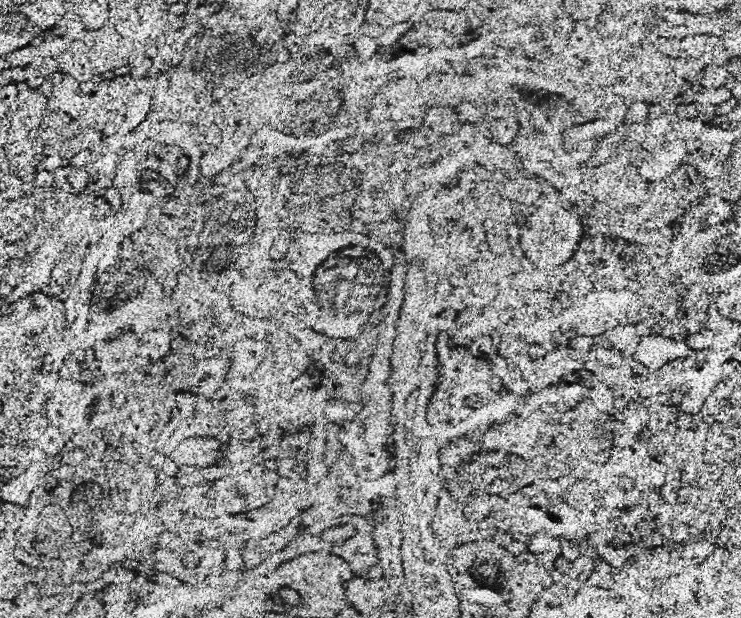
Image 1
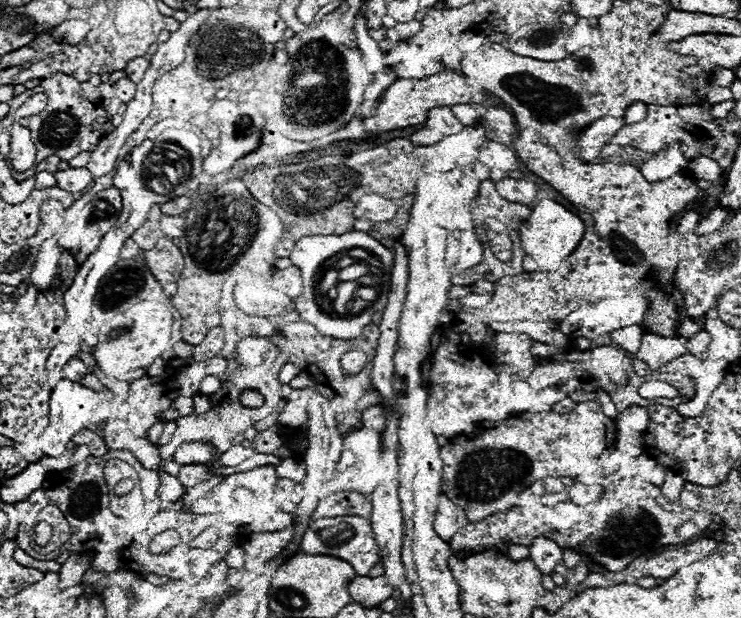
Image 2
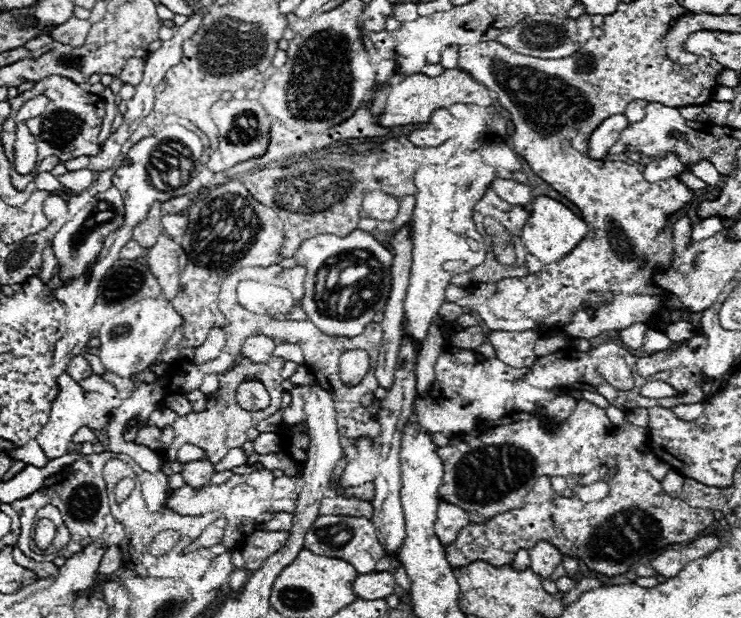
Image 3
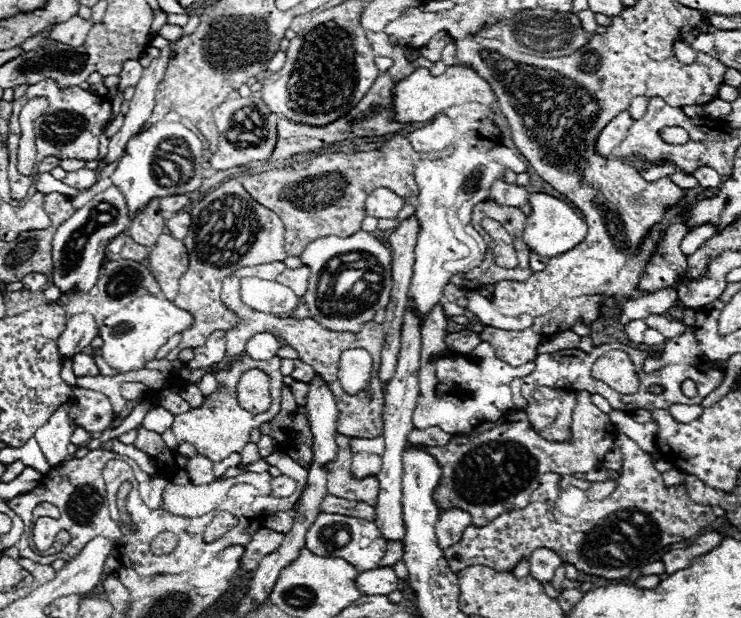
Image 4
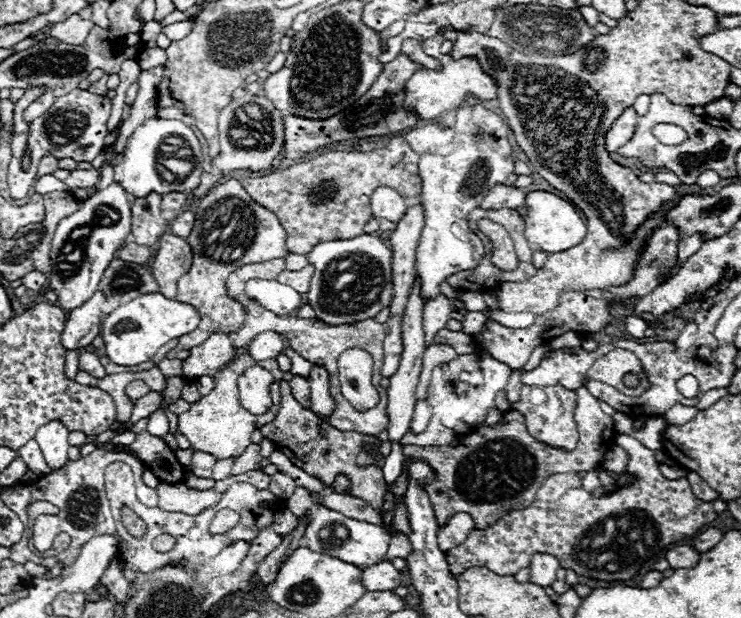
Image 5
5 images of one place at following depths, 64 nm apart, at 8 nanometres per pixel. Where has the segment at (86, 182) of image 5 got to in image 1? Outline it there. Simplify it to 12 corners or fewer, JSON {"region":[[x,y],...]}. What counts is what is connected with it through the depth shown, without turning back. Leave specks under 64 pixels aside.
{"region":[[80,166],[52,172],[54,186],[64,192],[86,188],[88,174]]}

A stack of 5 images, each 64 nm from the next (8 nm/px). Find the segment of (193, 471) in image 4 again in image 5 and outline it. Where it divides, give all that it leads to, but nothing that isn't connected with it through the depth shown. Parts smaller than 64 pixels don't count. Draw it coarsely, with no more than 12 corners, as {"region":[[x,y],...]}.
{"region":[[194,452],[190,472],[212,478],[216,458],[206,452]]}

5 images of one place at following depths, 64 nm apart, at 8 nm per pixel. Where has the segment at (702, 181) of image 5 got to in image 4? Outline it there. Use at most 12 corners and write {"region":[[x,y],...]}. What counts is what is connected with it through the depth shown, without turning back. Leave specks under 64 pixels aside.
{"region":[[708,166],[698,168],[694,178],[704,188],[718,188],[722,176]]}

